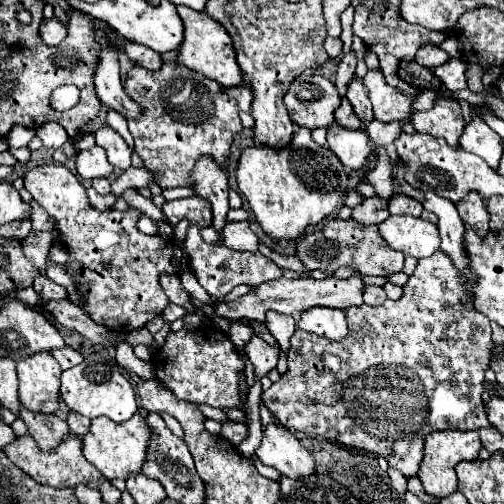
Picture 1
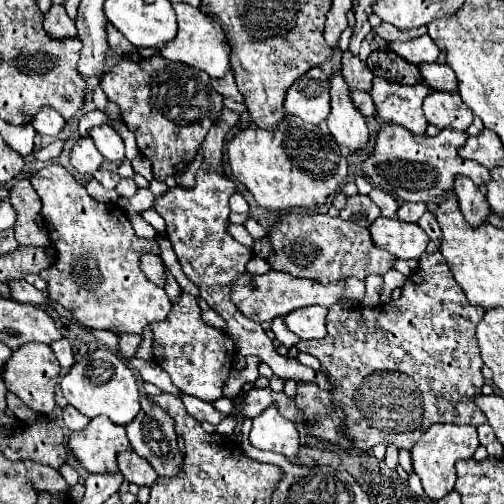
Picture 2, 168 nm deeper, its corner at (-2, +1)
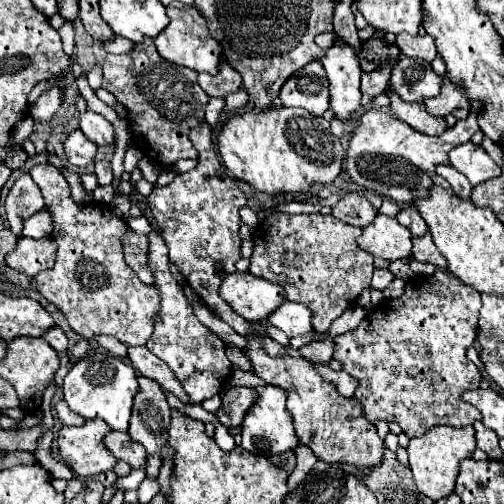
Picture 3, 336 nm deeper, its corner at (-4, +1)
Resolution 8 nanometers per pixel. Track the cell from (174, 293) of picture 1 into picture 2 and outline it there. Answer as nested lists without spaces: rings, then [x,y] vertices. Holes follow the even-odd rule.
[[[144,255],[142,257],[142,271],[146,273],[146,277],[156,283],[158,287],[166,287],[166,267],[162,263],[162,259],[158,255]]]

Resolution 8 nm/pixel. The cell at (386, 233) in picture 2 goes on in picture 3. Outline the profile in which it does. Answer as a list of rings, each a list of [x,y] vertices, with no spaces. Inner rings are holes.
[[[378,213],[370,225],[362,227],[358,245],[360,249],[372,253],[374,257],[396,261],[412,255],[410,251],[412,233],[404,225],[400,225],[396,219]]]

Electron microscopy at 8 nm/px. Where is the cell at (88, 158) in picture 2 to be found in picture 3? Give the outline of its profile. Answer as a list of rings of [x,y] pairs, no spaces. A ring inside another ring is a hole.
[[[76,129],[64,141],[64,151],[66,151],[66,159],[74,167],[86,167],[88,163],[94,161],[96,145],[80,129]]]

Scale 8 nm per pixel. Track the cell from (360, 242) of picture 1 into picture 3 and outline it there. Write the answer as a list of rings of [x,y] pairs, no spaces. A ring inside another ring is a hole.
[[[272,213],[252,231],[254,251],[248,273],[268,279],[270,283],[280,283],[288,301],[302,303],[312,311],[314,331],[326,331],[330,323],[370,287],[374,257],[360,251],[356,243],[360,231],[362,229],[346,225],[332,215]]]

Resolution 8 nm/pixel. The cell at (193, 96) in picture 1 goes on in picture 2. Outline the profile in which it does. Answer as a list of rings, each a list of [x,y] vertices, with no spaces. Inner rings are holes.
[[[158,51],[142,63],[122,59],[112,73],[102,77],[100,87],[120,107],[122,121],[134,133],[140,153],[152,163],[154,179],[162,183],[194,161],[198,147],[224,107],[224,97],[210,89],[208,73],[166,61]]]

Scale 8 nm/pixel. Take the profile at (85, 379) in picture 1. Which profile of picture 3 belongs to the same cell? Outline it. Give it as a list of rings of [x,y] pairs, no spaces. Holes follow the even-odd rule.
[[[90,353],[86,355],[84,359],[76,361],[74,367],[68,371],[68,375],[64,377],[64,399],[68,403],[68,407],[78,413],[80,417],[84,419],[96,419],[100,417],[102,421],[108,423],[110,429],[114,431],[128,431],[128,423],[130,423],[130,413],[132,413],[132,399],[136,395],[136,387],[138,387],[138,381],[136,381],[136,371],[126,365],[124,361],[108,355],[108,353]]]

